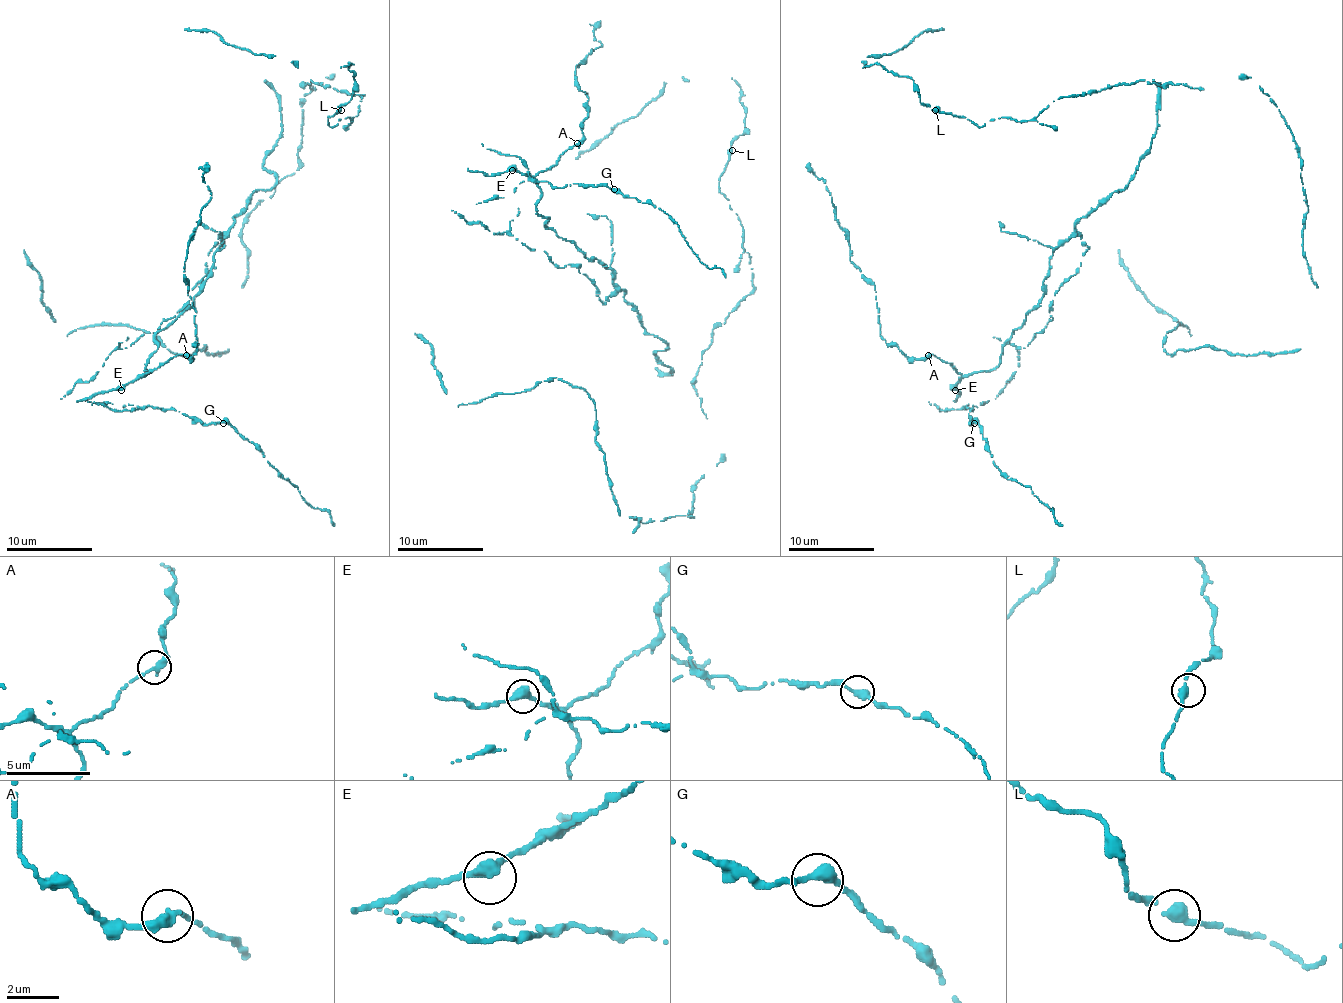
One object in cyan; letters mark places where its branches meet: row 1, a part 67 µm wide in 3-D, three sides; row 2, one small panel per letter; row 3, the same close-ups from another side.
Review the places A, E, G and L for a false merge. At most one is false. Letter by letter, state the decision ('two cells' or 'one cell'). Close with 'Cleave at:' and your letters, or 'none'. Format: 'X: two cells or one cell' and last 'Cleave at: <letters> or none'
A: two cells
E: one cell
G: one cell
L: one cell
Cleave at: A

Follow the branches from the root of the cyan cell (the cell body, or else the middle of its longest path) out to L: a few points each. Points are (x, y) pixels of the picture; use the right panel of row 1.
L: (1185, 86), (1144, 80), (1114, 84), (1060, 97), (1028, 121), (1002, 116), (981, 127), (966, 116), (935, 110)

